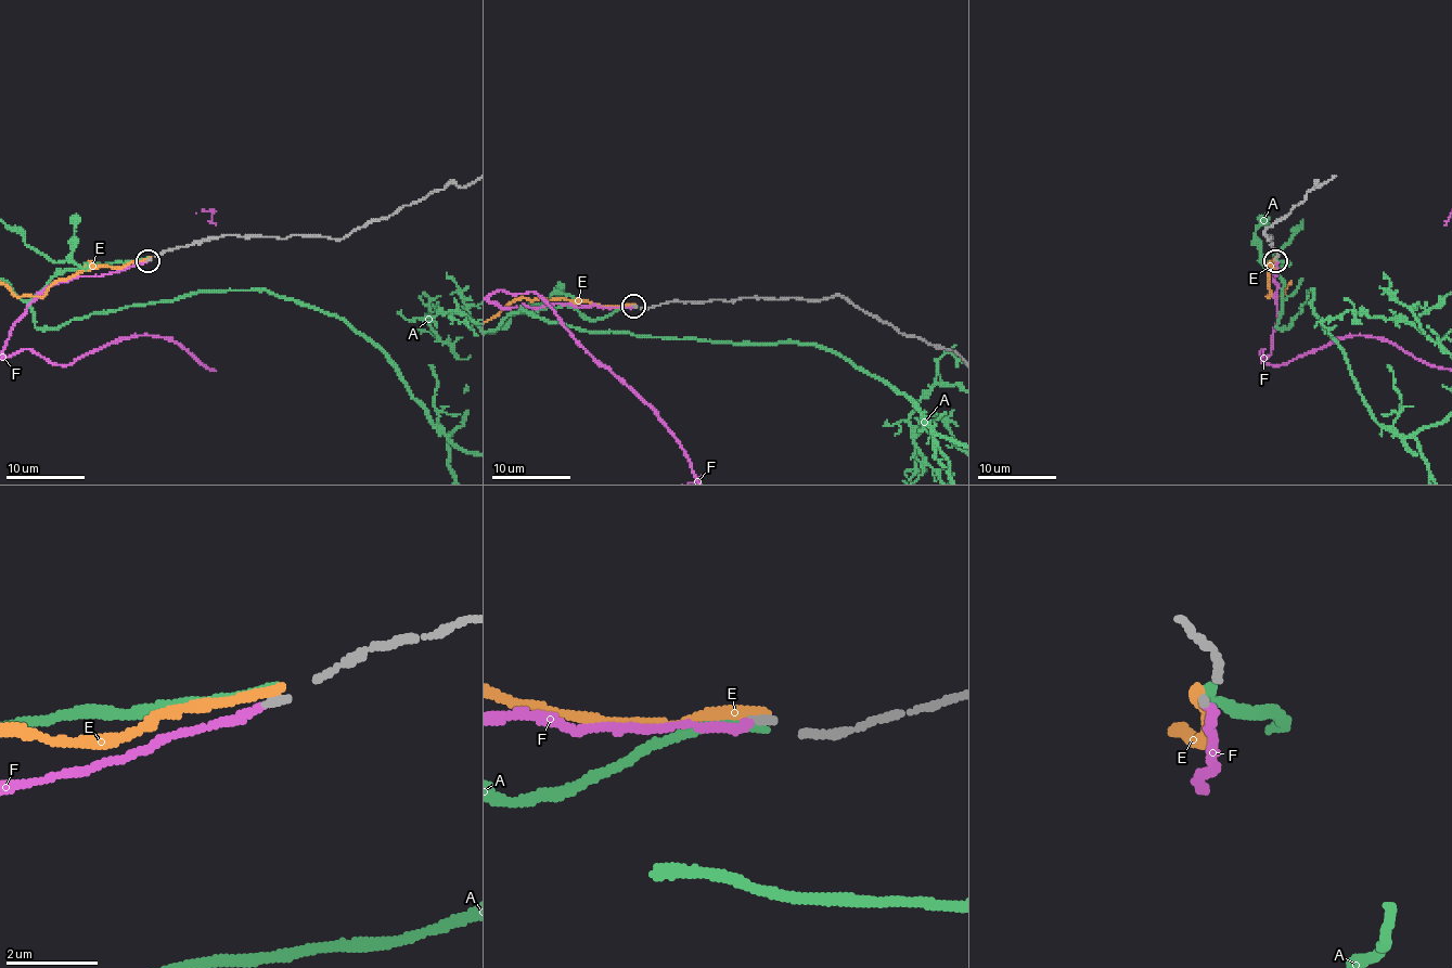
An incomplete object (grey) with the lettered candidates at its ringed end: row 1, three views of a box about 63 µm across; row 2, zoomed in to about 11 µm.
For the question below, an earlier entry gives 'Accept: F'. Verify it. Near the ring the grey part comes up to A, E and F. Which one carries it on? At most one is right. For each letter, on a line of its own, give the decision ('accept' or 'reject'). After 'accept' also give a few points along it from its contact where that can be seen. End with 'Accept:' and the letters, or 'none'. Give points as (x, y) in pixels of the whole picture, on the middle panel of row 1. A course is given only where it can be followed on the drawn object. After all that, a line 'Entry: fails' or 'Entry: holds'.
A: reject
E: reject
F: accept
Accept: F
Entry: holds

